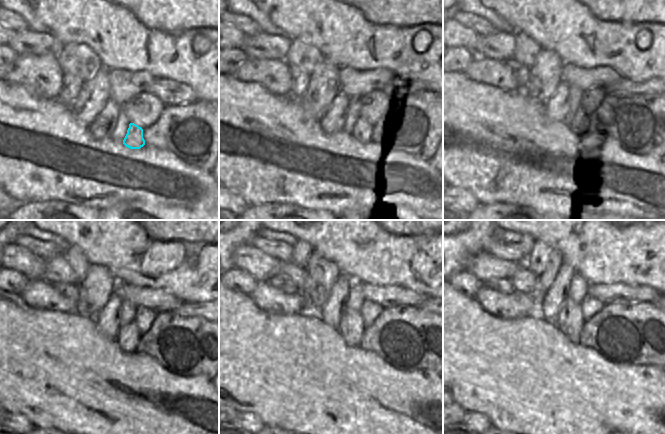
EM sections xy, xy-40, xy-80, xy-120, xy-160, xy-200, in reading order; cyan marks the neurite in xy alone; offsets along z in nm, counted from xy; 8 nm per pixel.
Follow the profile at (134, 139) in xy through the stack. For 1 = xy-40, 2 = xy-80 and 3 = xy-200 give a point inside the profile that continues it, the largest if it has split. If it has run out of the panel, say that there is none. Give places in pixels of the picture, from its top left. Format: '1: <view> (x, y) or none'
1: xy-40 (361, 131)
2: xy-80 (581, 124)
3: xy-200 (570, 320)

